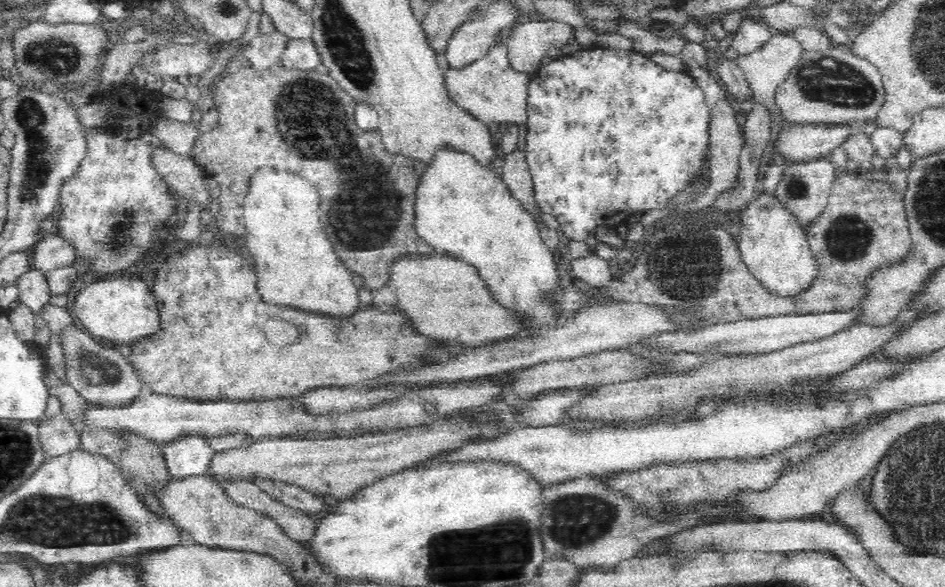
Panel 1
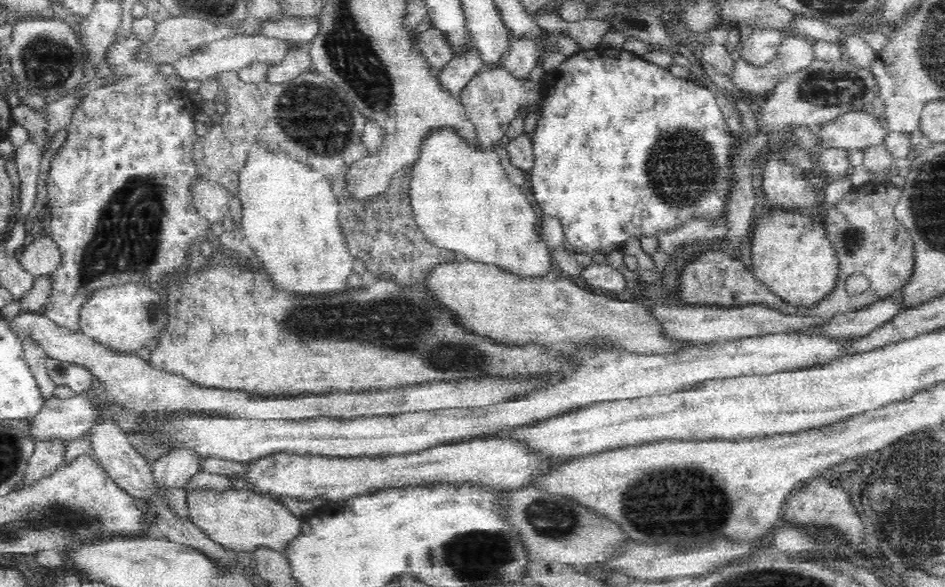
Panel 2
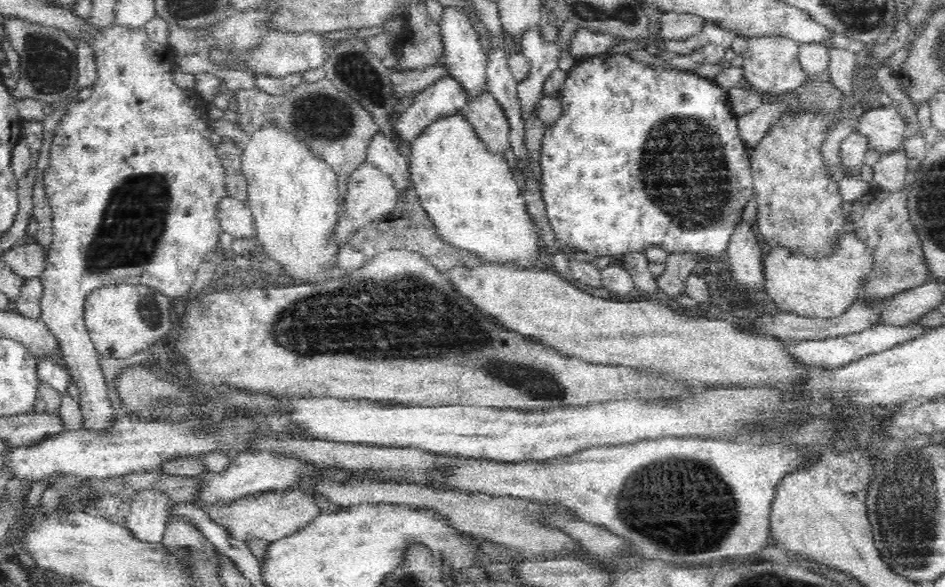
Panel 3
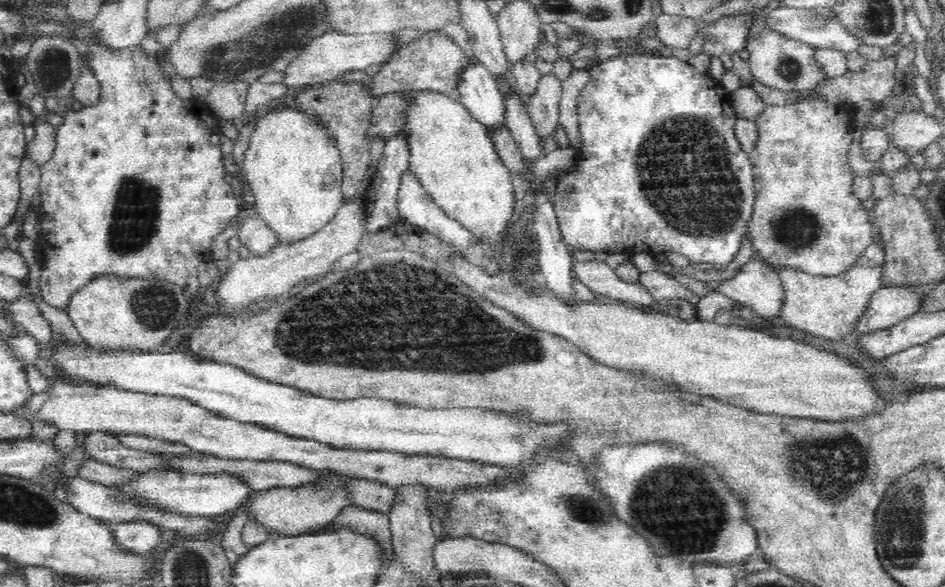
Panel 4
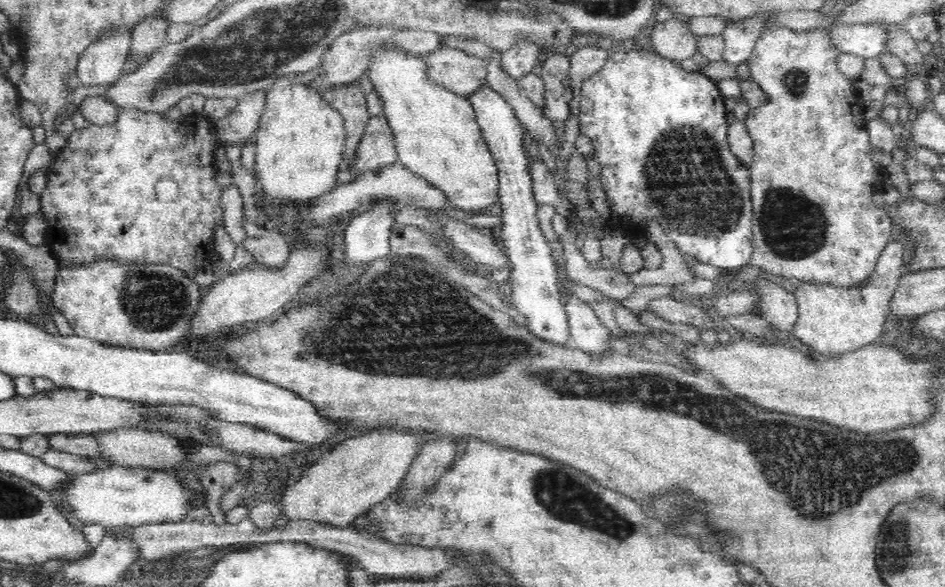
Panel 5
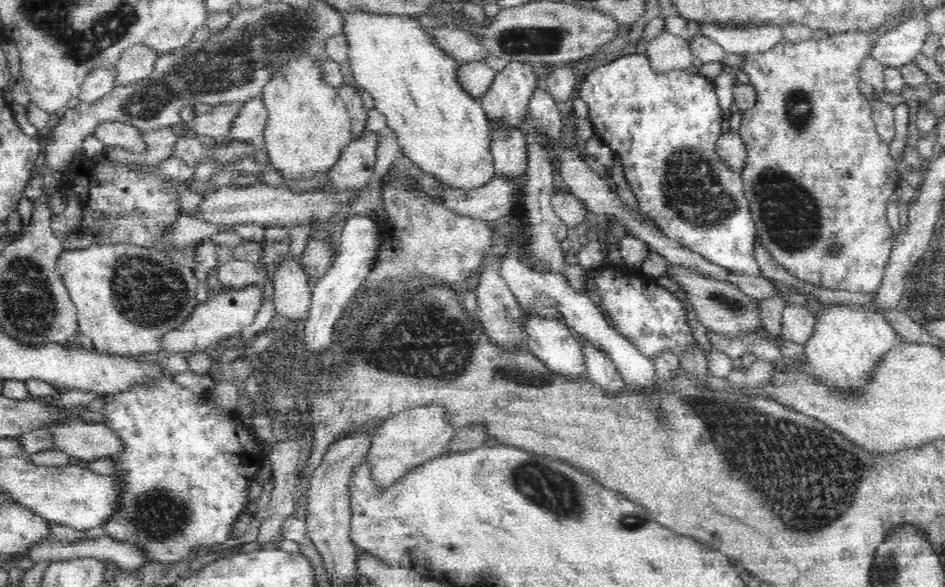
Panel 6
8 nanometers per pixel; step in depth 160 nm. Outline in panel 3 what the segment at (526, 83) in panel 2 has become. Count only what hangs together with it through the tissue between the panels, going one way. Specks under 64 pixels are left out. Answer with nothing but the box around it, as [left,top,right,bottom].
[463,87,511,156]

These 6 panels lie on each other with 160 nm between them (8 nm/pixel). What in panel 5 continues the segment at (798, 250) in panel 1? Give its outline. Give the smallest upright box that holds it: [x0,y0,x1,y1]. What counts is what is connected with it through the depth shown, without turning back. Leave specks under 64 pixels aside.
[788,240,905,356]

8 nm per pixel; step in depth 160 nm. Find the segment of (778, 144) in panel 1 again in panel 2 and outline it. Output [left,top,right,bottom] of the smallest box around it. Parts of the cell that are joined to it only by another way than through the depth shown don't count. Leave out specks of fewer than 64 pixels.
[814,111,886,151]

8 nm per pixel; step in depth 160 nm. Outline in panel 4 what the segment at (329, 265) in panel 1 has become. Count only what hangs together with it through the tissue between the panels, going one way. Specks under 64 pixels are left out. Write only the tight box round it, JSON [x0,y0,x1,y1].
[243,104,345,244]

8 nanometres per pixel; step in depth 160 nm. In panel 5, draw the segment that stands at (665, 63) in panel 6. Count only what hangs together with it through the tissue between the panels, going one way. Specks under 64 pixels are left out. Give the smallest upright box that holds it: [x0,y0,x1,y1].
[651,18,697,61]

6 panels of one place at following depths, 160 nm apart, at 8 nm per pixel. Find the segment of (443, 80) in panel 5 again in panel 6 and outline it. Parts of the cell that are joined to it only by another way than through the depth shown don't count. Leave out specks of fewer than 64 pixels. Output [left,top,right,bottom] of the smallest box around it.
[455,60,496,100]

